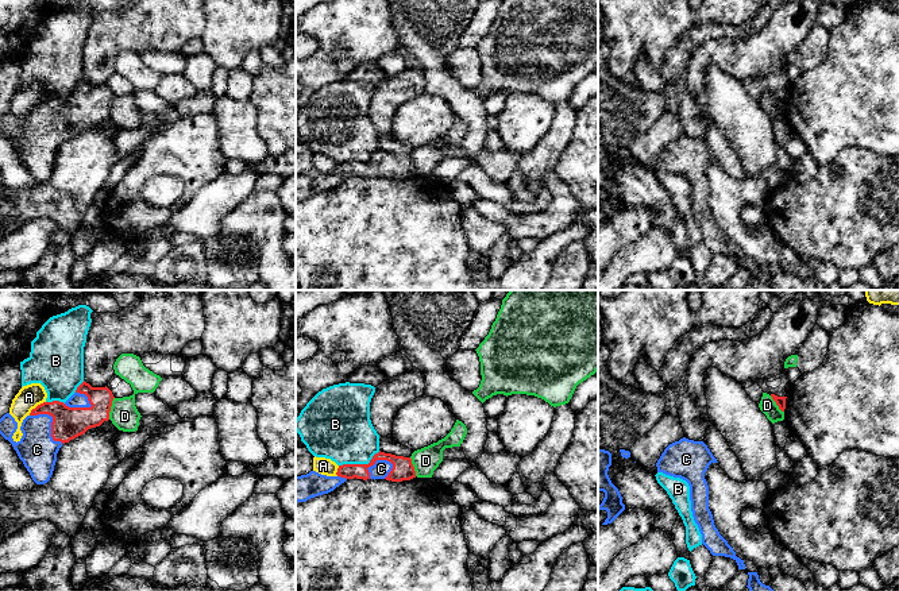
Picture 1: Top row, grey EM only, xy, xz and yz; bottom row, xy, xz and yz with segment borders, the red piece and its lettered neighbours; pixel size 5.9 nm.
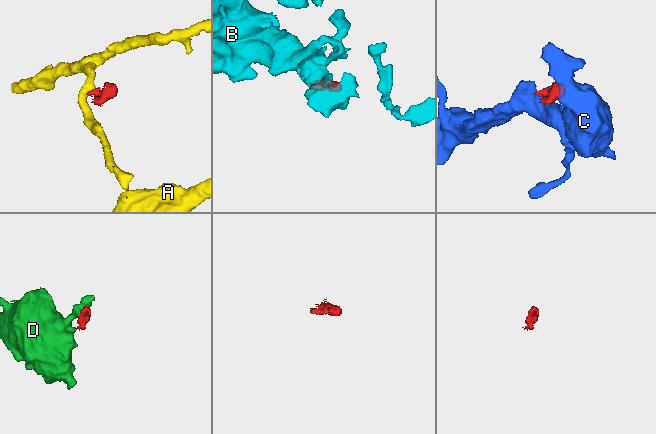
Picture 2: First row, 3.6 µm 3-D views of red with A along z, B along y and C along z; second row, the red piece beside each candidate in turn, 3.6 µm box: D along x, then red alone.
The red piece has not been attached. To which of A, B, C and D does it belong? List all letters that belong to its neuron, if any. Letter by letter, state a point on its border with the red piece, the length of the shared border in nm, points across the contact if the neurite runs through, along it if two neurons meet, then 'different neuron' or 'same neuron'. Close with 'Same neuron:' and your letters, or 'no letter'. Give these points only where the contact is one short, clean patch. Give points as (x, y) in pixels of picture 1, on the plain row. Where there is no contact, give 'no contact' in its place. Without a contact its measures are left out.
A: xy (37, 104) | 130 nm | along xy (45, 99), (38, 101), (29, 112) | different neuron
B: xz (359, 162) | 260 nm | along xz (379, 149), (367, 161), (343, 161), (339, 163) | different neuron
C: xy (51, 120) | 260 nm | same neuron
D: xy (110, 105) | 140 nm | along xy (114, 95), (108, 116) | different neuron
Same neuron: C

